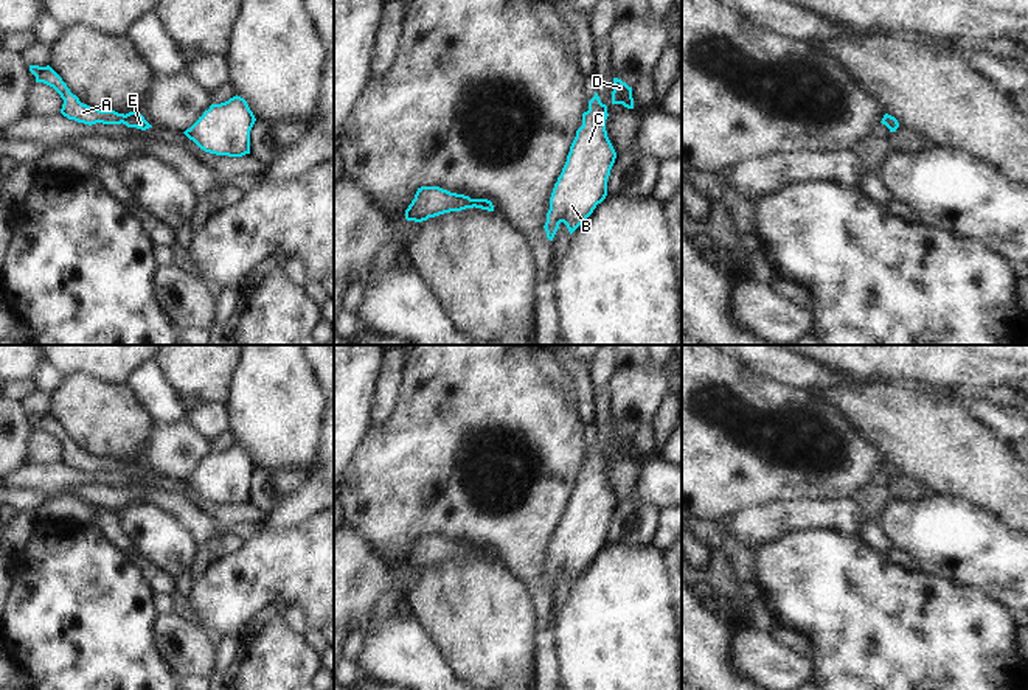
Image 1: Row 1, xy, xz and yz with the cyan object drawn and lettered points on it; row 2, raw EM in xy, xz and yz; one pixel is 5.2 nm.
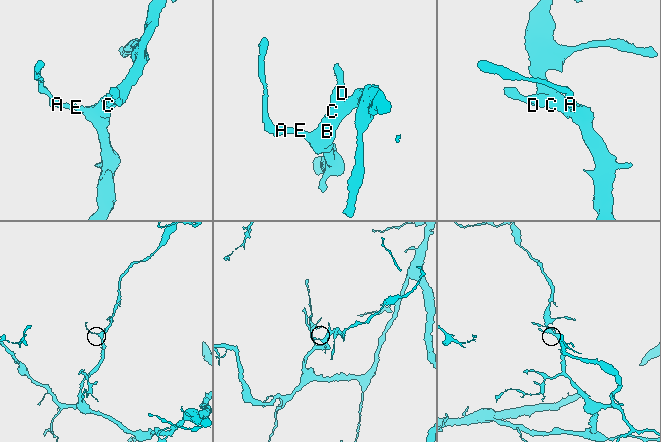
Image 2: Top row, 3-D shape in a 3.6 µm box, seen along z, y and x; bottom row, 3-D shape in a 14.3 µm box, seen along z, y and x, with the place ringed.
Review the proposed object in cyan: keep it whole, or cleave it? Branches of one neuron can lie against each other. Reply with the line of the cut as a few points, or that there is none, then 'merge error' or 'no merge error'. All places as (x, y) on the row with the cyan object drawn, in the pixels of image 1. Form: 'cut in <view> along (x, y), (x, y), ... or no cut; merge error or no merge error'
no cut; no merge error

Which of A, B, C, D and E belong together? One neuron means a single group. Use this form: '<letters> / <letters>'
A B C D E

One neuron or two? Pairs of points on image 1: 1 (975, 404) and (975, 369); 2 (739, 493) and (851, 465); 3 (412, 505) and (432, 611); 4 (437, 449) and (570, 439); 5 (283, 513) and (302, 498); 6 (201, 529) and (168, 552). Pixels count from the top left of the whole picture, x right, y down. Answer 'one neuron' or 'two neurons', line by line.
1: two neurons
2: one neuron
3: two neurons
4: one neuron
5: one neuron
6: two neurons

